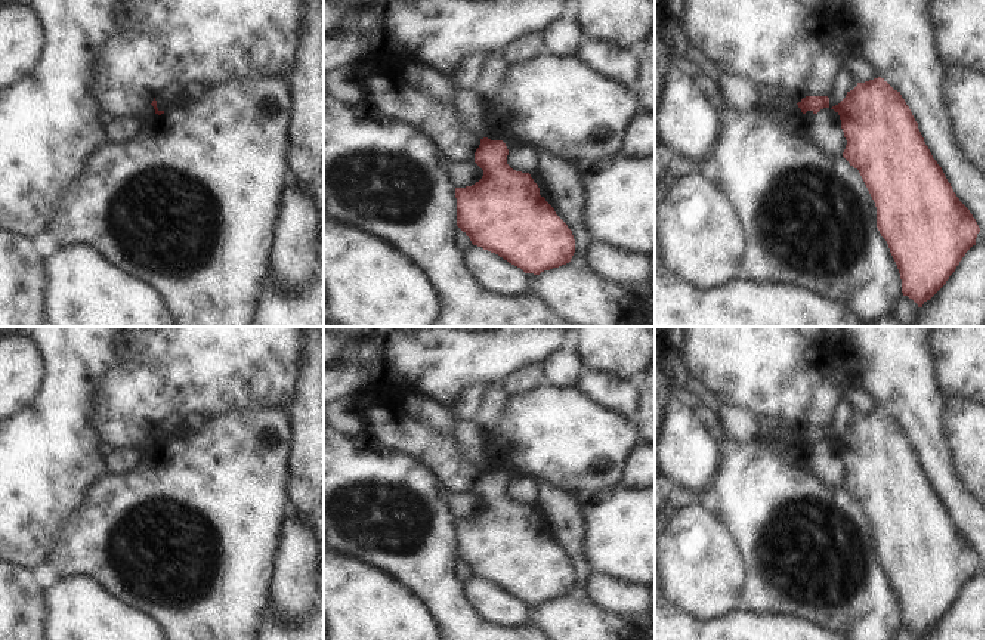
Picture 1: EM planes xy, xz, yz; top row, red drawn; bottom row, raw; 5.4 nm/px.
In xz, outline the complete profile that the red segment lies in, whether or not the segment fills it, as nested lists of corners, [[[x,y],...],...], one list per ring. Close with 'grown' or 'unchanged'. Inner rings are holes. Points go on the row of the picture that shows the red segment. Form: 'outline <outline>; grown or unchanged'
outline [[[480,139],[475,163],[483,170],[483,176],[472,186],[455,188],[457,226],[473,245],[498,254],[525,273],[540,275],[569,263],[575,253],[572,231],[540,195],[531,174],[516,171],[507,164],[507,155],[503,140]]]; unchanged

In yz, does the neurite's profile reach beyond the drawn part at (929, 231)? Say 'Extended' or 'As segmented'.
As segmented

